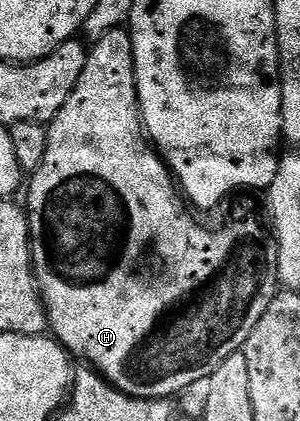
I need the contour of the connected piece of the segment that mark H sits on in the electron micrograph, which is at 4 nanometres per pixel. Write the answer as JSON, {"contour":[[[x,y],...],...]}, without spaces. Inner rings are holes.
{"contour":[[[119,28],[106,32],[104,36],[100,36],[98,41],[89,47],[86,63],[84,64],[84,72],[80,72],[80,80],[78,87],[72,92],[72,96],[68,96],[68,100],[64,104],[64,108],[60,108],[60,112],[54,118],[53,122],[48,126],[48,152],[44,152],[44,164],[40,164],[40,168],[33,171],[31,180],[28,182],[28,189],[25,191],[26,202],[24,201],[24,209],[30,220],[30,262],[34,265],[34,281],[38,284],[38,293],[42,296],[43,305],[46,307],[46,316],[48,319],[49,329],[52,331],[53,337],[62,343],[75,359],[83,358],[87,367],[93,368],[102,375],[106,381],[111,382],[113,386],[120,392],[124,392],[133,398],[160,398],[163,400],[173,399],[173,394],[178,394],[181,390],[186,390],[189,386],[205,383],[212,372],[216,372],[216,368],[220,368],[220,364],[224,364],[224,360],[228,360],[228,356],[239,353],[245,347],[248,336],[252,336],[252,328],[256,328],[256,323],[260,321],[260,316],[264,316],[264,312],[268,312],[268,304],[272,304],[272,300],[280,292],[280,283],[278,280],[278,243],[274,241],[274,235],[269,229],[266,230],[253,218],[250,214],[242,214],[239,218],[234,218],[231,222],[226,222],[223,226],[214,226],[209,230],[206,226],[201,226],[192,213],[191,207],[188,205],[175,177],[170,173],[169,166],[162,161],[161,157],[156,153],[155,147],[149,138],[146,137],[146,131],[142,128],[142,114],[138,110],[138,85],[134,79],[134,49],[132,48],[132,40],[130,39],[130,31],[126,28]],[[150,246],[154,246],[154,254],[158,257],[158,262],[162,267],[149,278],[146,274],[137,274],[138,265],[142,262],[142,257],[149,252]]]}

